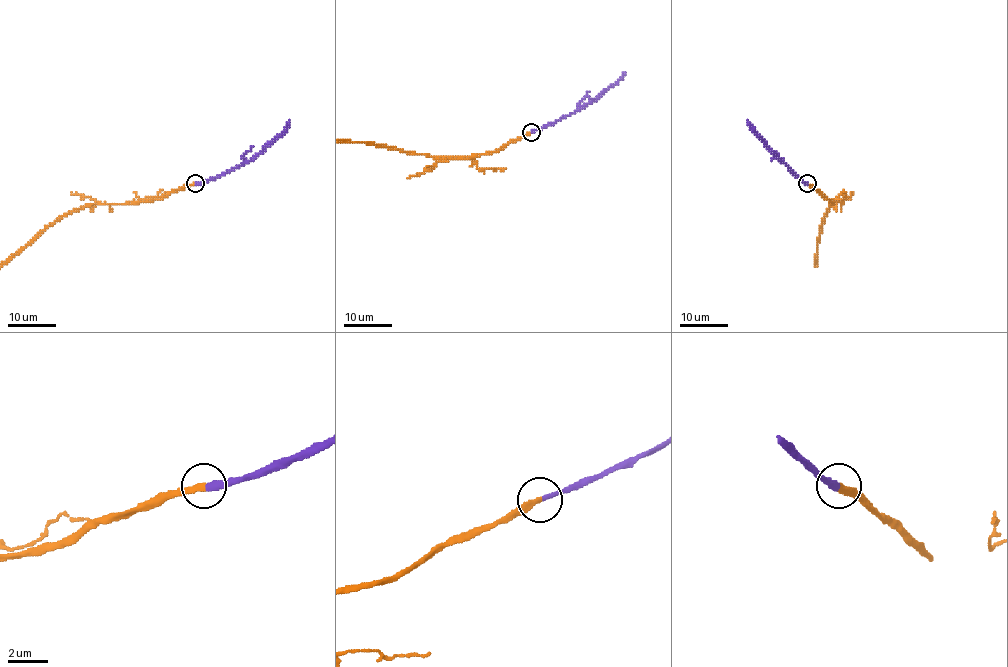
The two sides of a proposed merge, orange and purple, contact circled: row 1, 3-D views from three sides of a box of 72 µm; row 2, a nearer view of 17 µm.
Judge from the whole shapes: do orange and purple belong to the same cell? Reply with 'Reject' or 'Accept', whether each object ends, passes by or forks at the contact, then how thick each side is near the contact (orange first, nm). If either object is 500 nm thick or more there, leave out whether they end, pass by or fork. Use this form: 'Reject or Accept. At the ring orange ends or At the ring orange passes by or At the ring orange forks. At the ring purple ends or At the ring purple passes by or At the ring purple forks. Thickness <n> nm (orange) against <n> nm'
Accept. At the ring orange ends. At the ring purple ends. Thickness 280 nm (orange) against 280 nm

